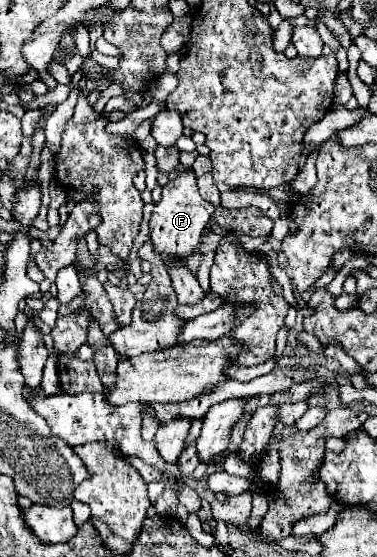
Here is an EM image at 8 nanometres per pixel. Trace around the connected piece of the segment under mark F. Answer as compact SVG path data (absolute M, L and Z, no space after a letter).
M180 170L176 178L172 178L162 188L162 198L156 204L150 218L150 238L154 242L154 250L162 256L162 260L170 258L186 258L200 242L200 234L208 224L214 208L200 196L196 188L196 176L192 170Z

